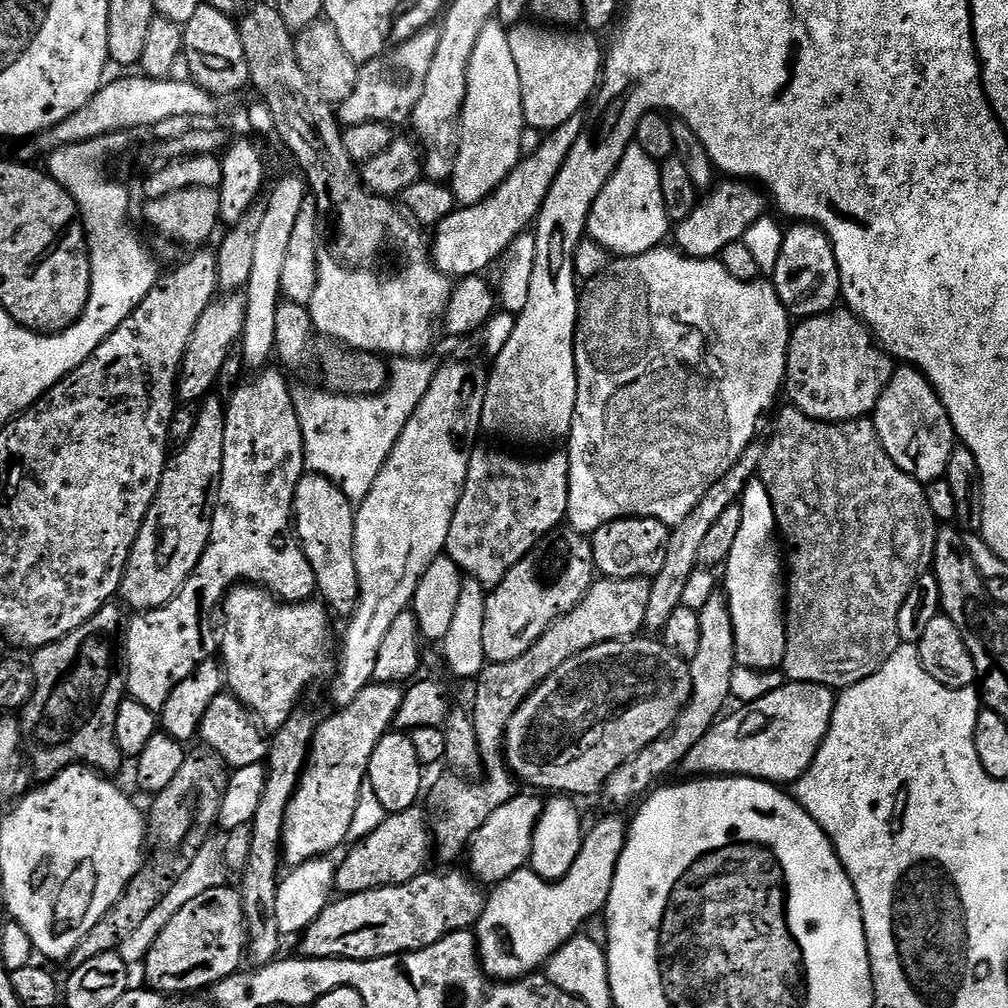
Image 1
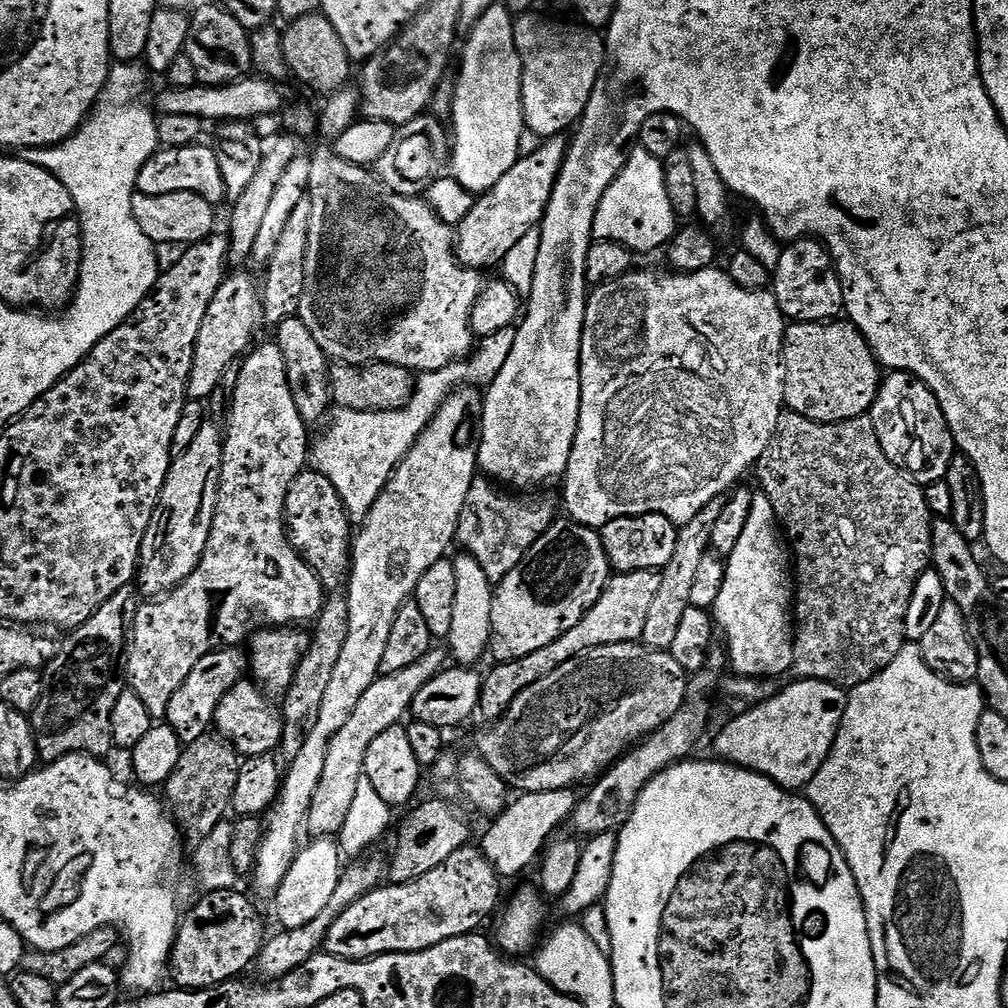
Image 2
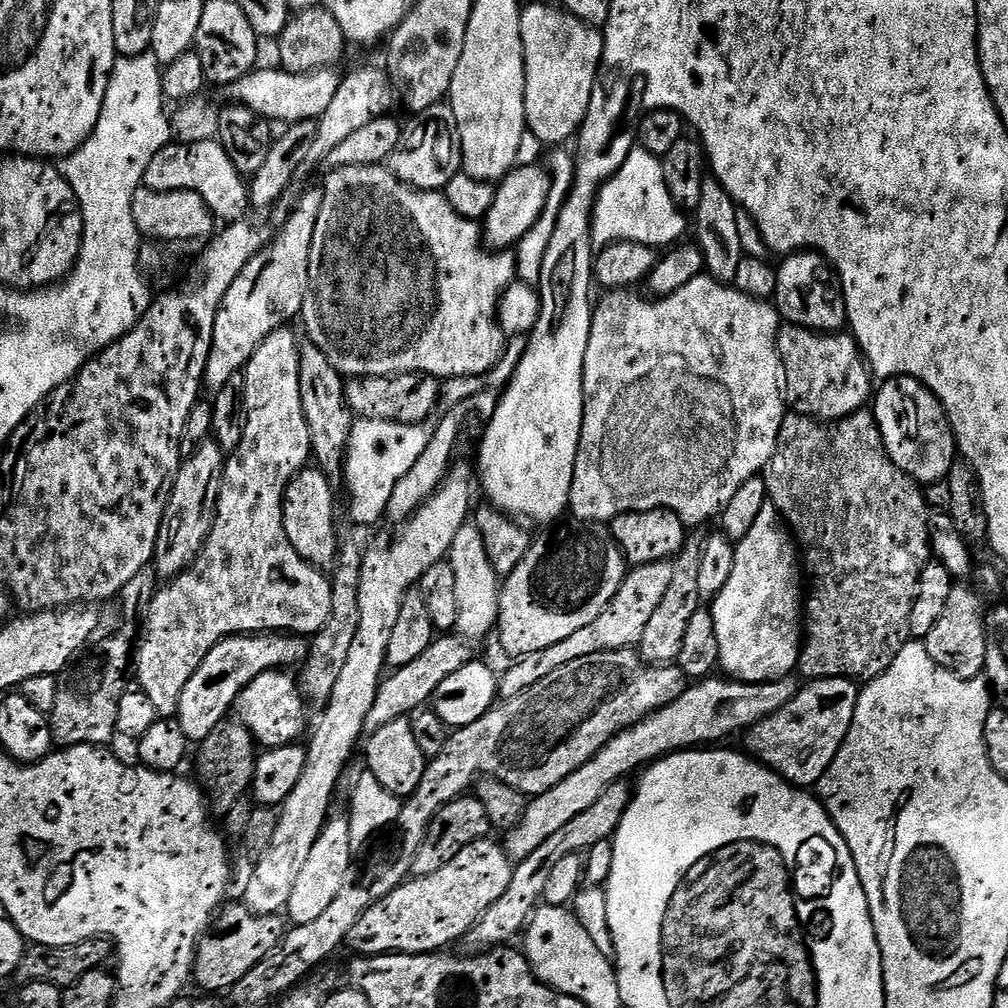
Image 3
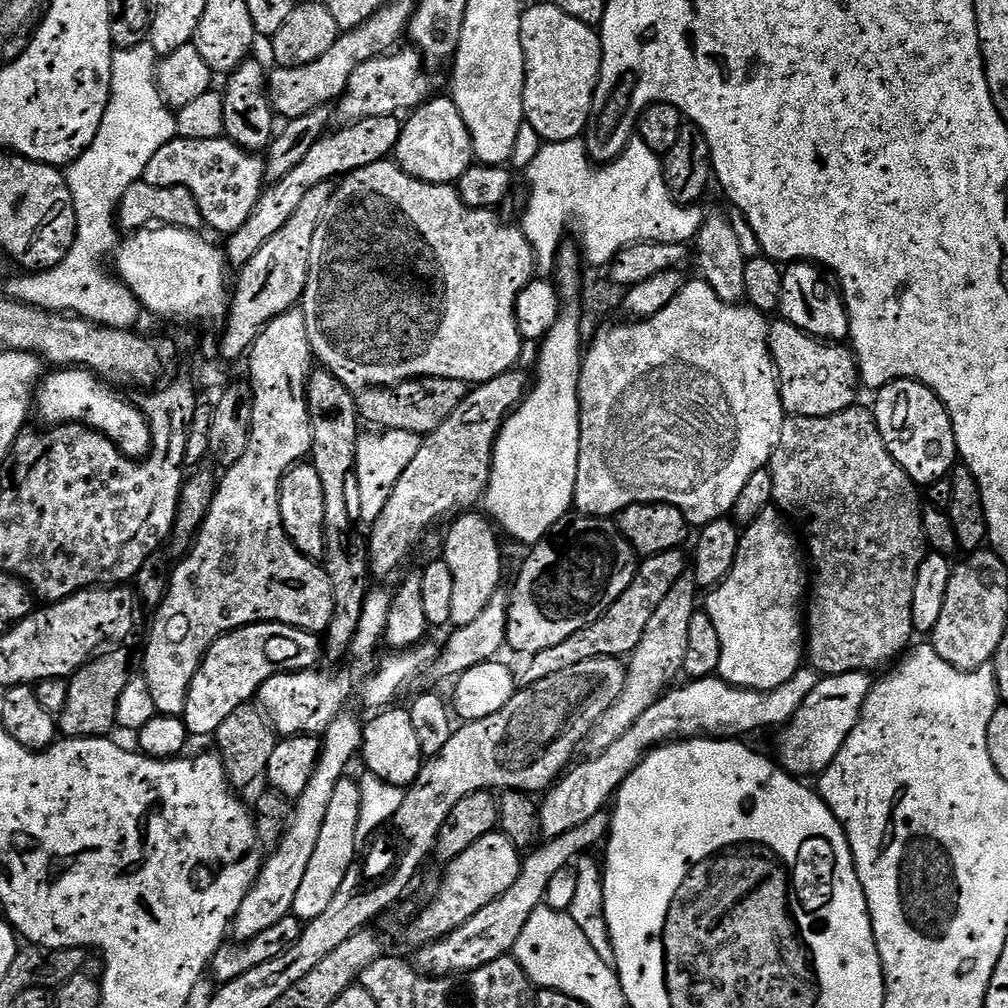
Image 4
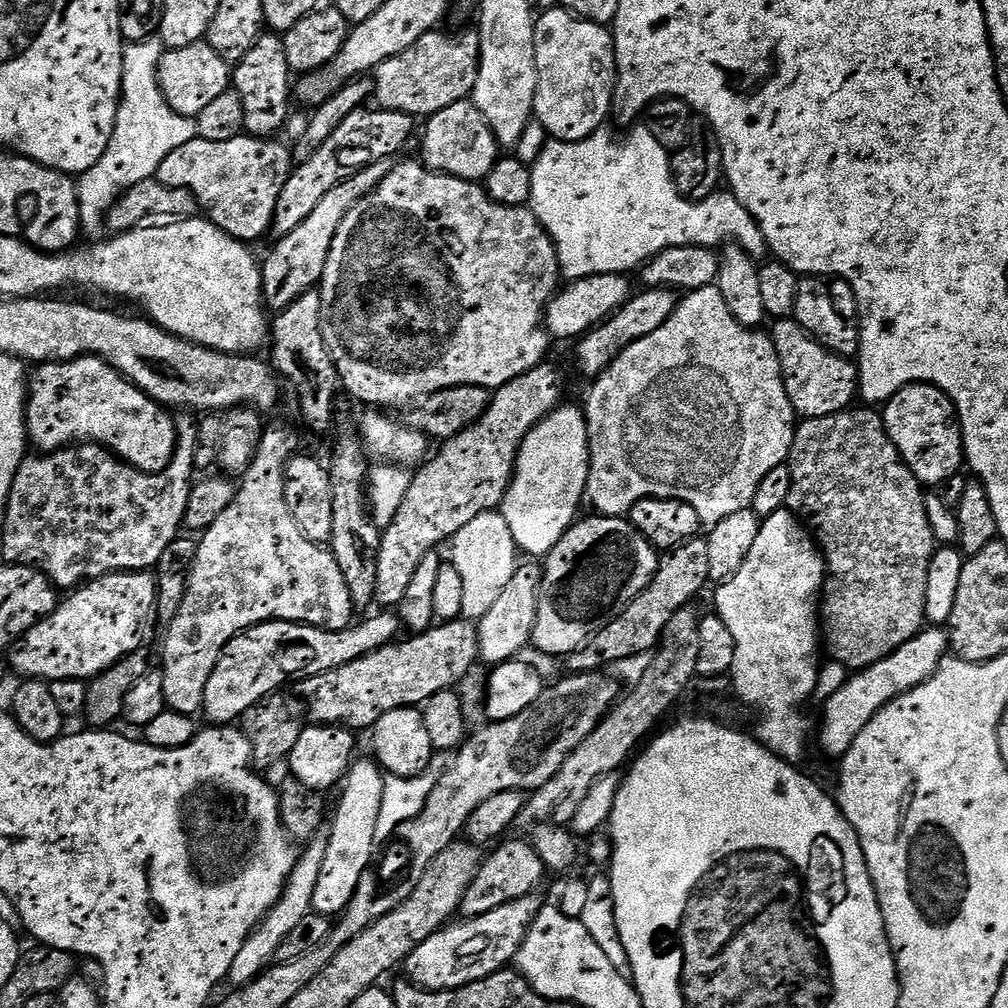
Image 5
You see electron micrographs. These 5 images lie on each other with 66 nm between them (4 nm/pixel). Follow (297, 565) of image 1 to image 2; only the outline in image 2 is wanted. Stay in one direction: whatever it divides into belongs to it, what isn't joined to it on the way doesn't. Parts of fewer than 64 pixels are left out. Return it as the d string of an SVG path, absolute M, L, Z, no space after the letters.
M275 342L255 348L243 357L238 386L226 412L228 428L226 424L220 489L206 550L196 569L177 588L144 602L148 604L141 603L132 617L130 643L126 648L126 684L130 691L142 698L146 710L150 710L156 722L167 717L170 698L174 698L178 686L186 682L190 670L194 670L194 666L198 666L198 662L202 662L202 658L217 646L227 645L228 635L247 633L253 627L252 620L256 626L307 625L320 615L326 599L324 587L318 582L314 570L310 570L307 562L292 547L284 527L286 494L294 478L305 471L310 460L310 428L302 414L298 414L298 406L294 406L282 350Z

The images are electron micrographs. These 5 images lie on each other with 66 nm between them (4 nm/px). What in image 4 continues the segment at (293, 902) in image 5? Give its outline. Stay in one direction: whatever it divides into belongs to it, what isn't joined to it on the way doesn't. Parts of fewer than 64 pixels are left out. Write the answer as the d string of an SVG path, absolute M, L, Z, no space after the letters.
M347 714L337 716L333 724L328 727L328 731L323 733L320 758L308 785L294 800L291 819L284 836L271 853L273 856L263 861L260 875L256 877L233 920L230 932L237 943L252 940L291 913L294 896L301 885L306 866L310 866L310 858L314 858L314 846L318 846L318 834L322 834L322 822L326 822L326 810L330 807L330 798L334 798L338 782L345 779L347 772L344 771L347 770L348 763L355 756L357 759L361 748L361 725L359 723L356 725L355 718Z

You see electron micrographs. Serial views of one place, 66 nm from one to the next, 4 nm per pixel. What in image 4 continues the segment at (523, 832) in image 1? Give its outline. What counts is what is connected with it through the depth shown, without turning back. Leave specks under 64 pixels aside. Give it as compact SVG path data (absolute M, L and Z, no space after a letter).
M801 666L794 678L790 678L790 682L782 682L782 686L769 692L734 688L720 679L719 675L688 680L684 685L681 683L673 687L665 692L658 702L654 702L654 706L650 706L650 710L646 710L646 714L642 714L642 718L638 718L638 722L634 722L634 726L630 726L630 730L626 730L626 734L622 734L622 738L618 738L614 746L585 759L585 764L577 763L543 797L544 804L542 800L538 808L540 832L548 838L561 836L566 834L566 830L574 830L582 822L594 818L594 814L605 811L620 791L624 779L640 765L641 760L653 748L659 748L662 744L693 738L734 740L744 738L747 732L756 732L759 728L775 729L787 724L798 706L806 700L810 690L814 690L817 679L815 668Z

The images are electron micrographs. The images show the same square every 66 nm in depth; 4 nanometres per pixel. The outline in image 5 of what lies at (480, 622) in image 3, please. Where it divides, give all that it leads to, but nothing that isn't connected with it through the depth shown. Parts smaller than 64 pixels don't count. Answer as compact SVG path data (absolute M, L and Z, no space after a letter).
M493 510L478 514L478 518L466 522L462 530L458 530L450 541L452 556L450 562L456 573L460 575L463 596L460 602L460 616L471 622L480 621L496 596L502 594L503 588L518 567L518 549L512 541L510 530L499 511Z

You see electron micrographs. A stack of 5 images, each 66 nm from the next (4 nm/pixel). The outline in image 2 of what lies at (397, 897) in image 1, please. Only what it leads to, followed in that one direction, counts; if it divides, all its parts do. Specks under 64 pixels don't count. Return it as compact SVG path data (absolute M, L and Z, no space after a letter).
M479 847L460 848L442 866L434 866L430 874L422 874L414 882L388 882L358 898L334 918L324 938L323 951L344 960L370 960L391 952L421 952L446 938L471 936L492 911L497 911L500 884L501 877Z

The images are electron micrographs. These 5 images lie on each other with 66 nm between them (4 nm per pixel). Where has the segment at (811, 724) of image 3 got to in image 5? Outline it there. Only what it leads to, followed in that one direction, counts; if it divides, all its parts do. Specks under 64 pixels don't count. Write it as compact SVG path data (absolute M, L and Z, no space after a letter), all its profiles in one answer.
M928 626L916 633L911 640L898 646L896 650L886 658L874 662L868 668L861 668L855 674L849 675L844 685L834 695L826 701L823 701L822 708L824 713L820 716L820 748L828 756L843 757L848 751L848 747L858 738L858 734L866 726L866 722L874 714L883 708L889 701L896 699L903 692L909 692L910 689L916 688L922 681L928 679L940 665L940 661L946 656L946 636L939 627Z

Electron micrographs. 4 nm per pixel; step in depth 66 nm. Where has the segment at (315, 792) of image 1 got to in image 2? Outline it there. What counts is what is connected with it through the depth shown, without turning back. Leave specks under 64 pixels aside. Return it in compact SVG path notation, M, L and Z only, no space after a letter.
M439 650L427 652L414 666L406 666L406 670L398 670L398 674L380 676L362 694L358 706L354 706L354 714L350 714L350 722L334 734L326 754L326 766L322 766L322 778L318 782L318 790L312 799L306 821L307 831L316 838L332 838L337 835L346 822L346 816L354 800L355 790L358 787L359 776L364 774L364 759L366 750L370 750L370 742L382 734L382 730L390 730L401 723L403 716L409 715L412 699L430 678L434 678L446 667L445 653Z

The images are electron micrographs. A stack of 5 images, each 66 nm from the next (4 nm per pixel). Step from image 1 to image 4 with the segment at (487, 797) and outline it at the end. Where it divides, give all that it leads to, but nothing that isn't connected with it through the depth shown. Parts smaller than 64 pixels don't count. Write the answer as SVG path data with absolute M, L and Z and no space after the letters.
M683 551L663 552L657 556L649 556L636 569L636 577L630 587L618 597L590 626L570 634L566 642L558 642L558 646L550 646L550 650L542 650L531 657L532 660L524 668L525 685L536 684L542 678L550 678L550 674L558 674L558 670L566 670L569 666L578 666L578 662L586 662L590 658L599 656L615 656L624 658L631 654L642 642L642 634L646 634L646 626L650 623L650 618L654 615L654 610L658 610L666 594L678 582L681 576L685 575Z

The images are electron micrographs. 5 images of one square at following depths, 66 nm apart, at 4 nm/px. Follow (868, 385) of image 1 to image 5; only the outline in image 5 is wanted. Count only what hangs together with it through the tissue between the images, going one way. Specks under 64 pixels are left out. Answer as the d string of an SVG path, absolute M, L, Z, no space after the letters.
M777 319L772 325L772 350L780 364L780 377L784 380L793 413L804 420L813 420L845 411L858 392L857 365L843 360L840 354L813 340L795 319Z

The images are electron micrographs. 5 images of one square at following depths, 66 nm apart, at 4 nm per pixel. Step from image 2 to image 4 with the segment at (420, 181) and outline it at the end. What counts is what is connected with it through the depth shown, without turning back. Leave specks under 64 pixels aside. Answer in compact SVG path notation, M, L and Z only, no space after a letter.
M451 98L429 99L403 121L394 153L400 169L422 182L455 185L474 164L472 135Z

